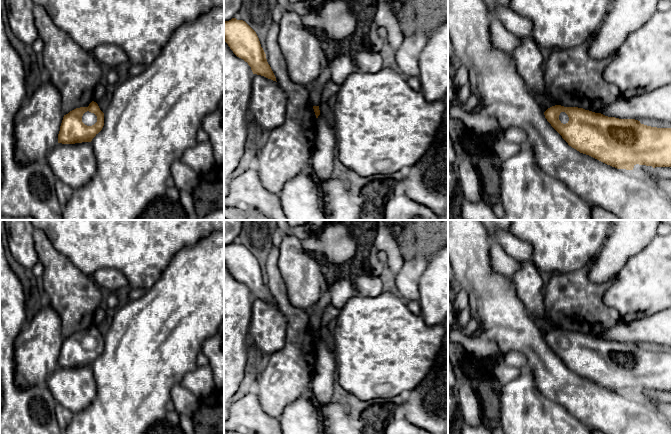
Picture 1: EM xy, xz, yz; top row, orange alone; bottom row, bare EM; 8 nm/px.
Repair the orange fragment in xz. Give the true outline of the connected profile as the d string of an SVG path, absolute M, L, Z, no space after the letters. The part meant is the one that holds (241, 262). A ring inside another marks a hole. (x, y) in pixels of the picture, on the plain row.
M243 244L224 245L224 265L251 291L253 298L276 305L256 256Z

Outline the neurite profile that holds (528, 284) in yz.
M532 260L520 262L520 268L511 277L517 297L535 322L544 316L544 282Z

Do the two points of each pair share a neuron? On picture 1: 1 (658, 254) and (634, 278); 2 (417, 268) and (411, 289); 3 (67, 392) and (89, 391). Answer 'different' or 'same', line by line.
1: same
2: same
3: same

